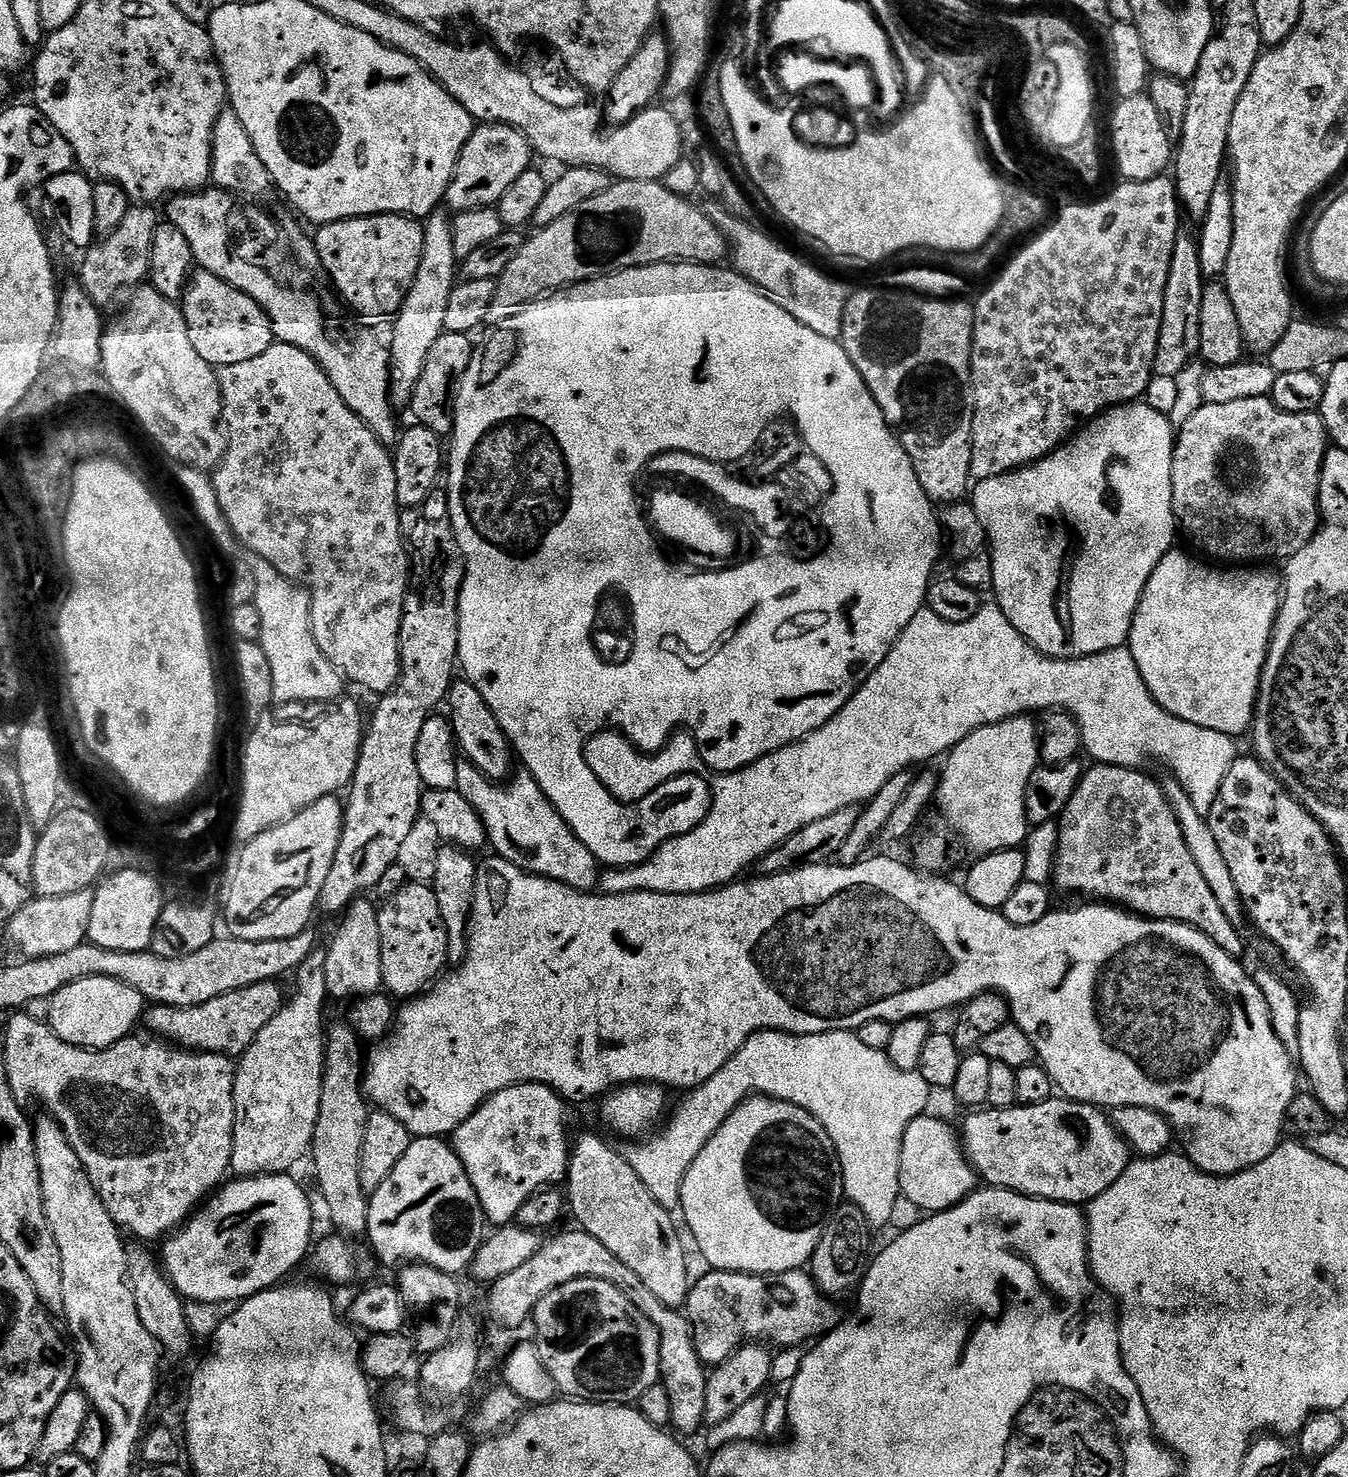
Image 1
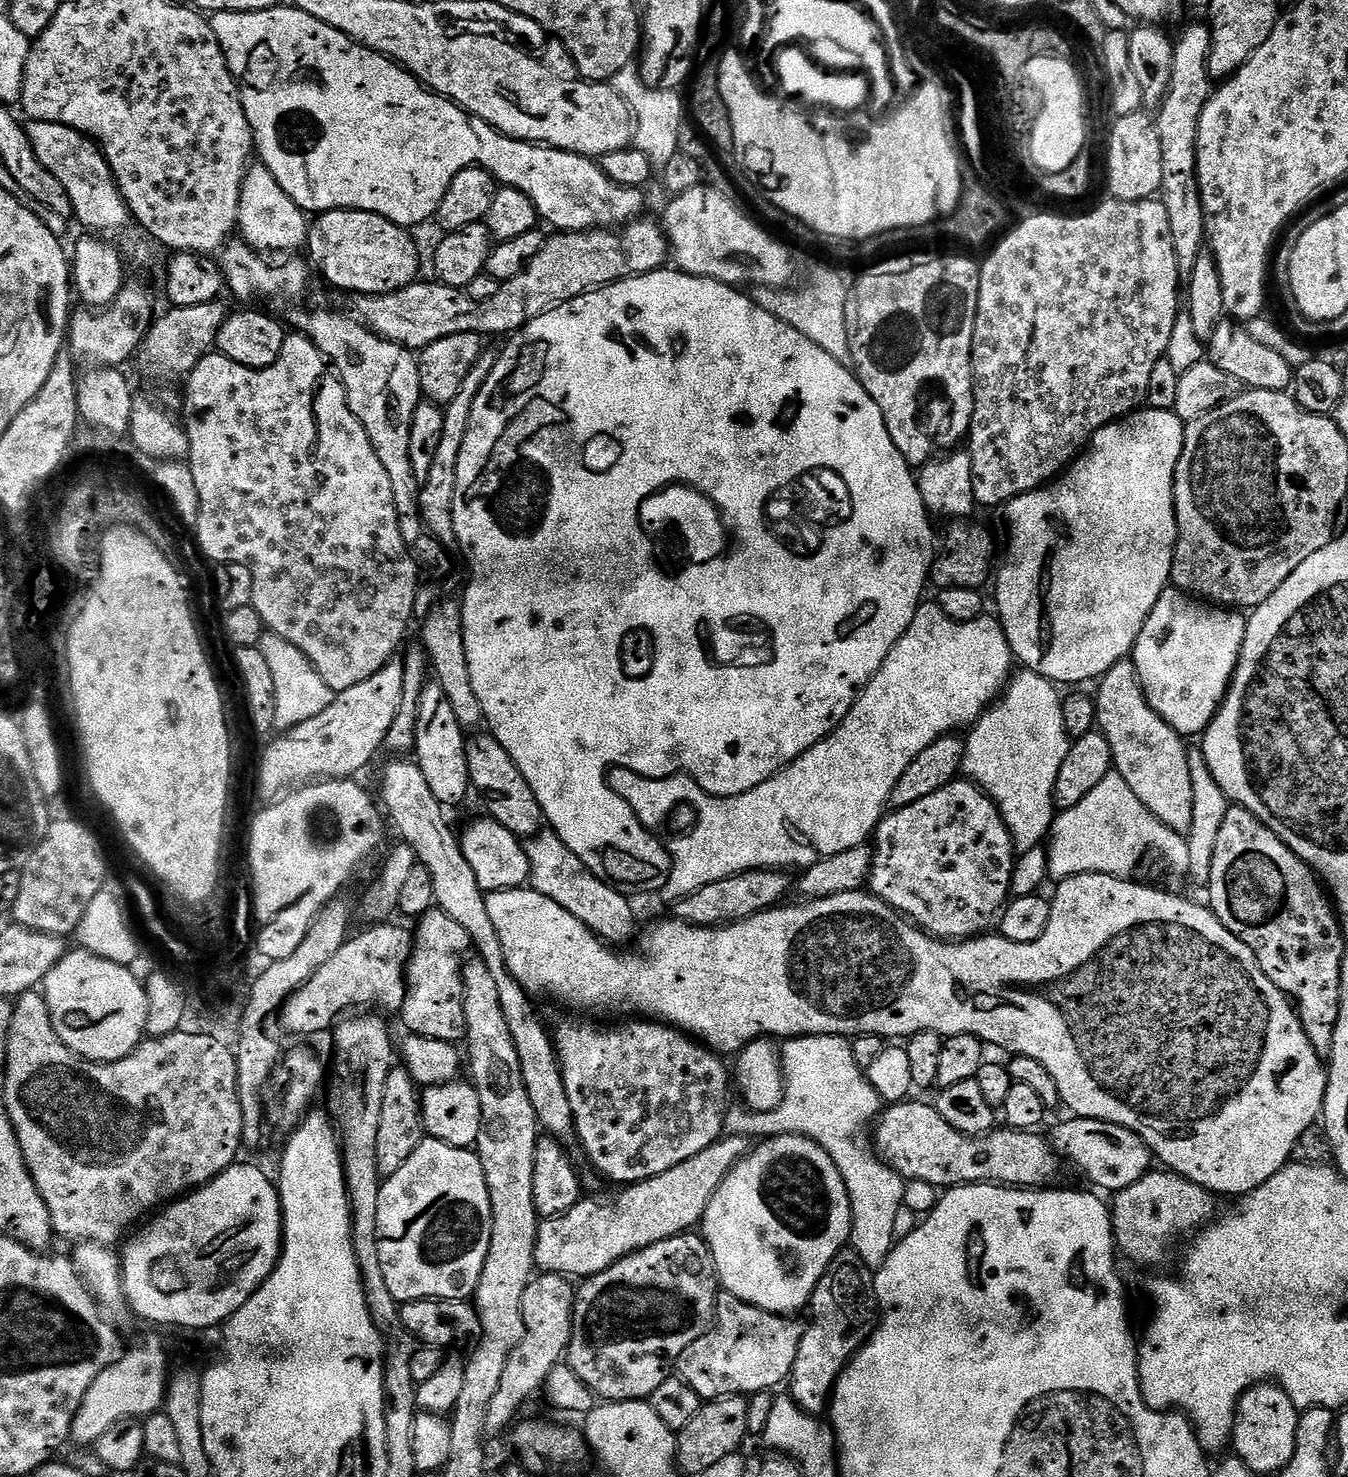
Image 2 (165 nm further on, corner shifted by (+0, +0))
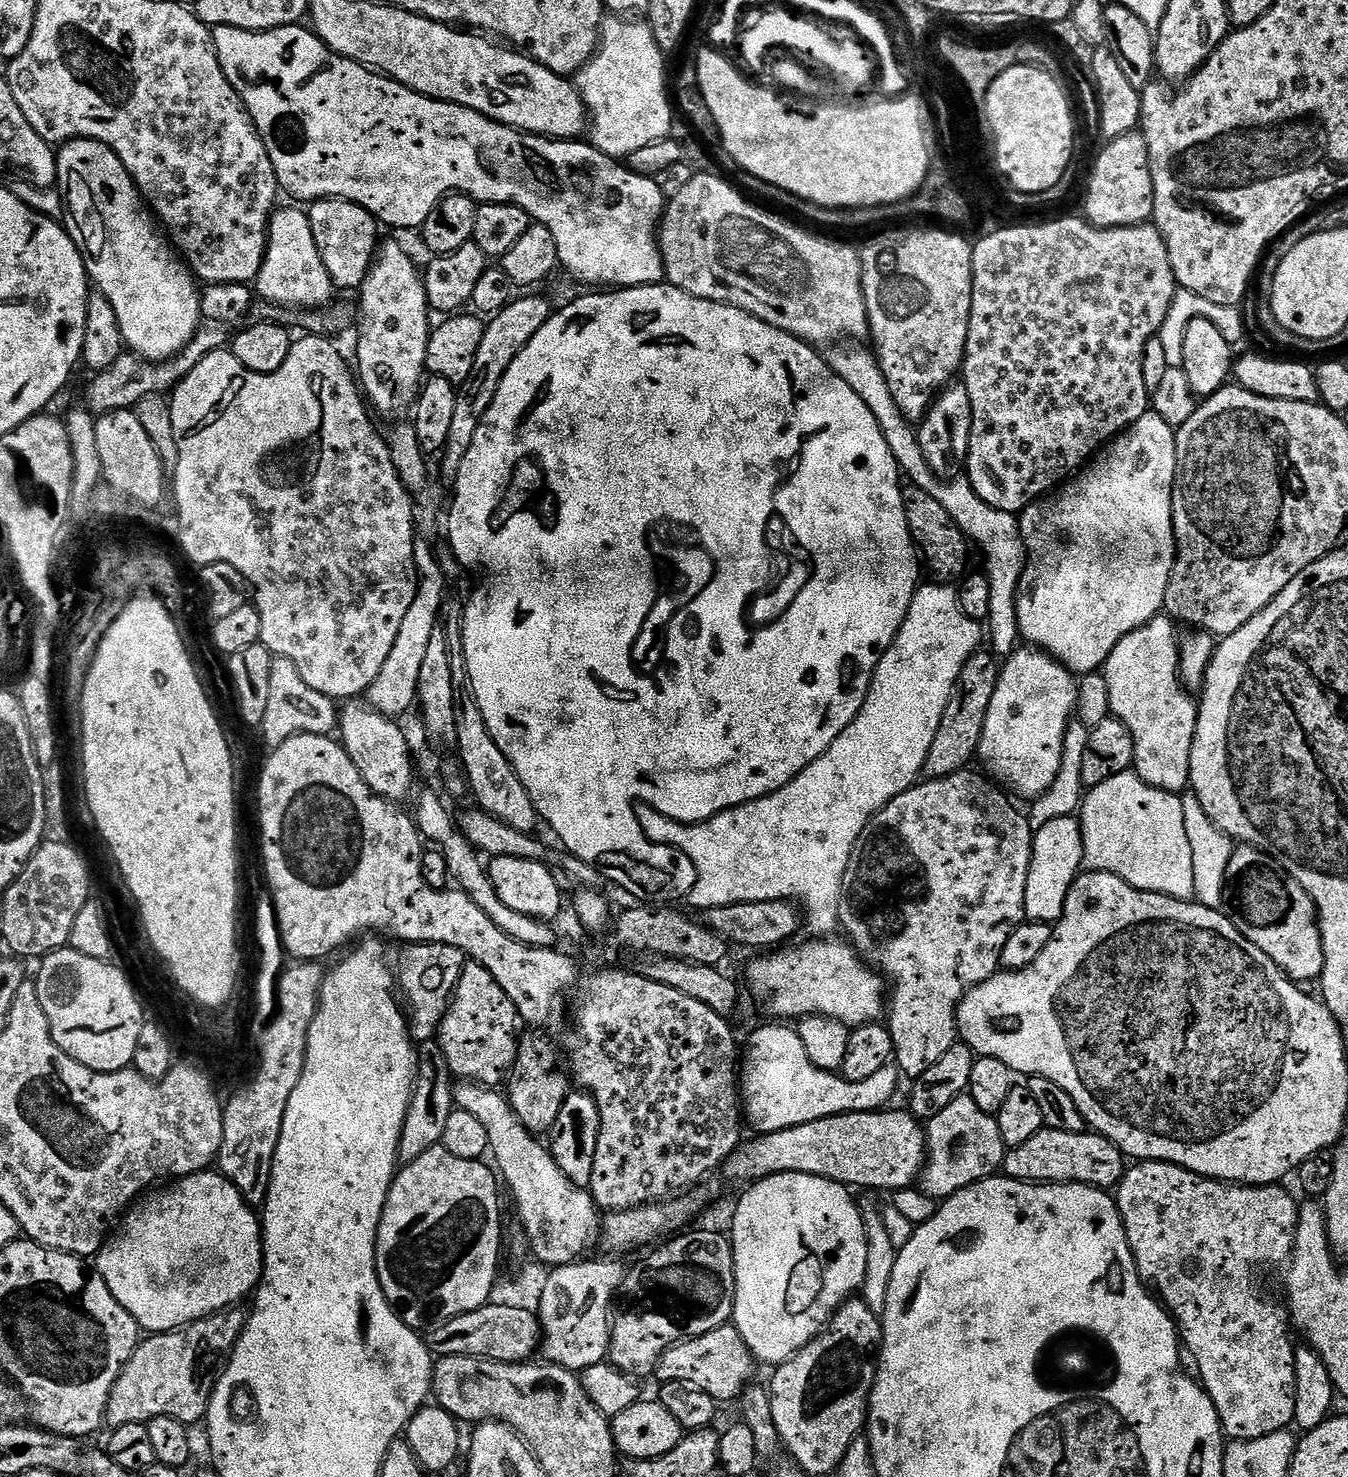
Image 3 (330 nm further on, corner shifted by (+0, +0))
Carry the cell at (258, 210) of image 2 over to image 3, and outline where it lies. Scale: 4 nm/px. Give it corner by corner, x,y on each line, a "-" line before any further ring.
284,206
277,207
276,211
272,213
270,222
268,223
268,245
264,251
264,261
262,266
258,270
254,281
254,292
261,301
267,302
269,304
275,304
281,308
286,308
289,310
319,310
322,308
327,308
333,303
332,292
334,293
334,285
330,274
326,270
326,266
322,263
322,258
318,254
318,242
314,242
314,230
310,230
310,218
308,217
307,211
300,206
292,206
296,208
284,208

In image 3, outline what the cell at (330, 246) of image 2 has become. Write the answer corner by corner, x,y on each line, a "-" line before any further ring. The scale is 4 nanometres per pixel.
342,199
313,200
307,214
310,218
310,230
314,230
314,242
318,242
318,254
330,274
333,285
337,289
359,289
376,258
376,217
362,206

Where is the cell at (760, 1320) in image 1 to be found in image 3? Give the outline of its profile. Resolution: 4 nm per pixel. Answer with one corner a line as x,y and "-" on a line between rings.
731,1323
710,1330
704,1336
694,1336
690,1340
681,1340
664,1351
664,1357
658,1362
654,1376
660,1382
681,1380
704,1391
712,1400
735,1401
742,1391
753,1383
752,1364
754,1357
746,1342

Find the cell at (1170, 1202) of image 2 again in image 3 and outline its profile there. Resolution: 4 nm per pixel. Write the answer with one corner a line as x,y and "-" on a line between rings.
1145,1160
1136,1162
1125,1171
1114,1192
1114,1199
1120,1217
1126,1230
1126,1238
1130,1242
1130,1250
1134,1254
1134,1262
1138,1266
1138,1274
1149,1289
1154,1290
1169,1316
1176,1322
1176,1327
1182,1341
1185,1353
1192,1355
1196,1363
1195,1375
1205,1390
1210,1394
1214,1406
1218,1410
1220,1424
1224,1428
1224,1435
1229,1441
1253,1440
1262,1438
1266,1434
1285,1431
1295,1421
1294,1402
1296,1401
1296,1348
1288,1337
1290,1333
1290,1317
1283,1303
1275,1304
1270,1297
1264,1296
1264,1288
1259,1284
1260,1276
1256,1272
1263,1270
1267,1264
1287,1265
1292,1258
1292,1250
1296,1246
1296,1227
1300,1217
1301,1205
1284,1189
1284,1186
1262,1184
1259,1186
1245,1186
1230,1184
1222,1180
1208,1180
1205,1176
1194,1174
1190,1170
1180,1168
1177,1164
1167,1164
1161,1160

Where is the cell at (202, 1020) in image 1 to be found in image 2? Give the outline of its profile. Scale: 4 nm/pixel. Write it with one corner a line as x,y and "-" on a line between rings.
376,922
357,936
356,933
349,935
342,950
337,950
322,966
318,966
316,973
284,1001
278,1012
281,1026
296,1036
312,1036
328,1027
329,1031
341,1017
353,1010
399,1013
404,1004
413,933
392,923

